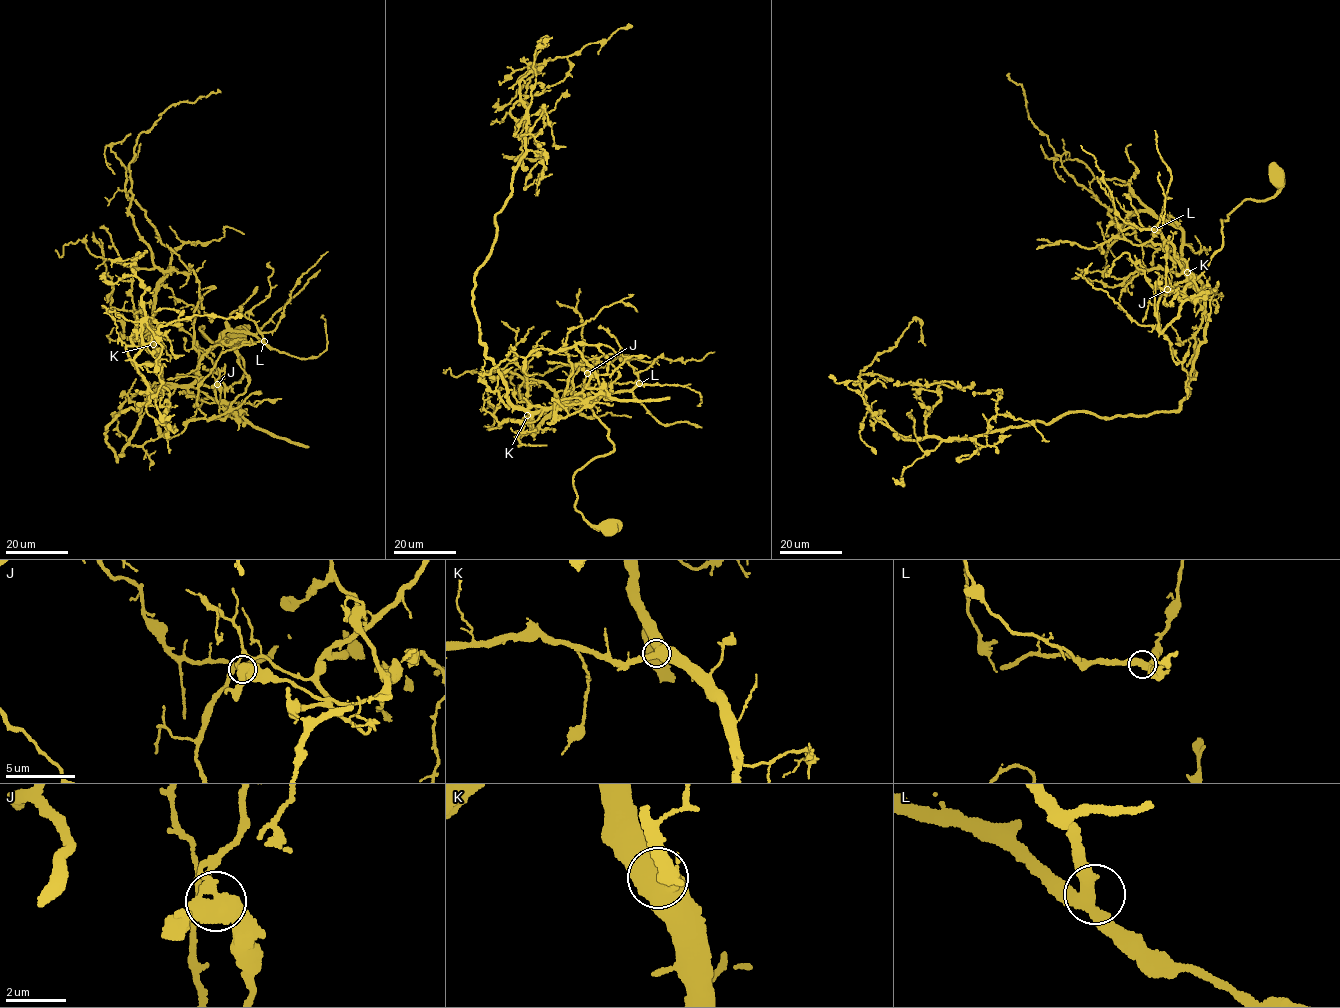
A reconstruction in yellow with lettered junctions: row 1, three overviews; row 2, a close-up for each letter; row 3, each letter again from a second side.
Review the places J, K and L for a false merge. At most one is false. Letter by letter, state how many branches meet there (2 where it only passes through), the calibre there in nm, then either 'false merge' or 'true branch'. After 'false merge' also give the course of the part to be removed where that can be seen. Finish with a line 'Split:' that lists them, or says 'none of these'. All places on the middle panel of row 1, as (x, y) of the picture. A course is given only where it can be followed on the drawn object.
J: 3 branches meet; 500 nm thick; false merge; foreign part runs (587, 372), (589, 388), (597, 393), (599, 380), (578, 344), (595, 346), (618, 372), (611, 392), (603, 394)
K: 3 branches meet; 500 nm thick; true branch
L: 3 branches meet; 400 nm thick; true branch
Split: J

